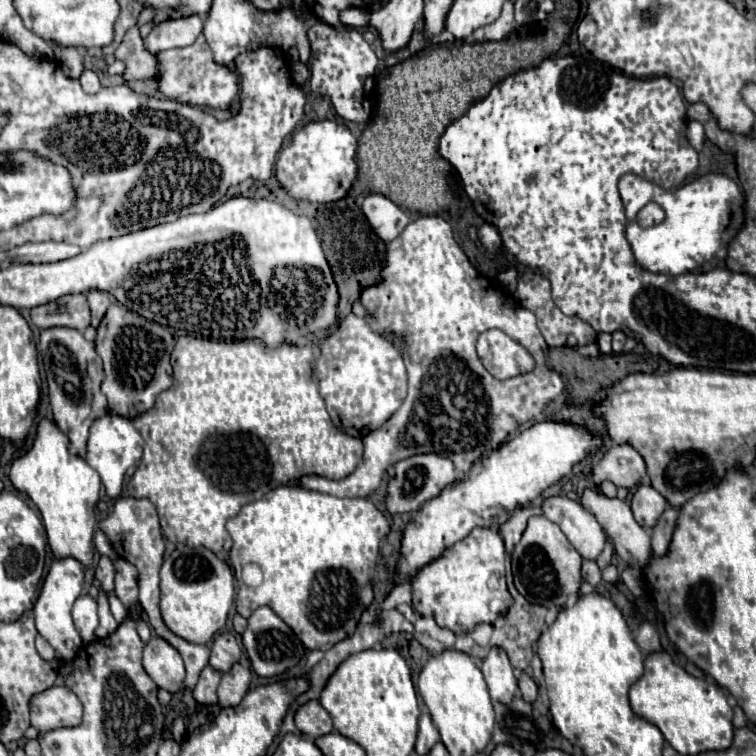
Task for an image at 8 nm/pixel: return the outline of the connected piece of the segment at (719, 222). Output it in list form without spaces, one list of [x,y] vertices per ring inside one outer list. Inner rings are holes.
[[[710,172],[688,184],[678,186],[676,192],[662,190],[660,186],[650,184],[648,180],[638,178],[634,174],[624,174],[618,186],[628,218],[626,238],[632,246],[638,264],[650,272],[670,276],[690,272],[712,260],[716,252],[728,246],[744,226],[744,196],[738,184],[726,174]],[[648,202],[666,206],[666,218],[658,226],[640,228],[636,224],[636,214]]]

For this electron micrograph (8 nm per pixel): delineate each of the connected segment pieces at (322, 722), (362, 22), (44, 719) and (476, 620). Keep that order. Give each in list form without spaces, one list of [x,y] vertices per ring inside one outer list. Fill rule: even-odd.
[[[310,700],[302,704],[294,714],[294,724],[302,734],[306,734],[312,740],[330,734],[334,730],[330,714],[320,706],[318,700]]]
[[[350,8],[350,10],[344,10],[340,14],[342,18],[342,24],[344,26],[354,26],[354,28],[362,28],[368,24],[370,20],[370,14],[366,10],[358,10],[358,8]]]
[[[52,686],[30,700],[30,722],[36,730],[48,732],[82,722],[82,704],[66,686]]]
[[[474,528],[464,540],[456,542],[452,548],[444,552],[444,556],[428,562],[414,578],[412,578],[412,606],[420,616],[432,616],[438,626],[450,628],[454,634],[460,632],[472,632],[478,624],[492,624],[498,616],[506,614],[506,610],[512,606],[512,596],[506,588],[504,578],[504,540],[498,530],[494,528]]]

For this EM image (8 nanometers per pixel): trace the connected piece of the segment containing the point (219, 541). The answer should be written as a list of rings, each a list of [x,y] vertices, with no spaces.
[[[180,336],[176,342],[176,348],[172,352],[172,368],[174,368],[174,386],[170,390],[164,390],[158,394],[156,404],[152,410],[140,414],[138,418],[132,420],[134,428],[144,436],[146,446],[152,452],[152,458],[144,458],[142,464],[138,466],[136,474],[130,478],[128,482],[128,494],[134,498],[148,498],[160,516],[160,526],[166,534],[168,540],[176,540],[188,546],[204,546],[212,552],[216,552],[216,556],[220,556],[222,560],[228,560],[228,552],[232,548],[232,538],[226,530],[226,522],[228,518],[236,516],[240,512],[240,508],[244,504],[250,504],[258,498],[262,498],[266,492],[296,482],[300,476],[306,474],[320,474],[324,478],[346,478],[348,474],[354,472],[354,468],[358,466],[364,446],[360,438],[352,438],[344,432],[340,432],[324,406],[322,396],[318,394],[318,382],[314,378],[314,352],[310,346],[294,346],[294,344],[280,344],[278,348],[268,348],[264,342],[260,340],[234,340],[234,342],[212,342],[212,340],[204,340],[204,338],[192,338],[192,336]]]

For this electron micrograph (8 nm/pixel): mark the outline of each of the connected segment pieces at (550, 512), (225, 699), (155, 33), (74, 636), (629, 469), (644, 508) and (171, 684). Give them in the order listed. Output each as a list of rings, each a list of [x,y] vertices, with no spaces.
[[[550,496],[542,502],[542,512],[548,520],[558,524],[570,544],[586,558],[596,560],[606,544],[606,536],[596,518],[586,512],[580,502],[566,496]]]
[[[234,664],[228,672],[222,674],[222,682],[218,688],[218,698],[222,708],[232,708],[242,702],[246,692],[250,690],[250,680],[252,672],[240,664]]]
[[[184,16],[178,20],[166,20],[166,22],[158,24],[144,38],[144,46],[152,54],[156,54],[160,50],[168,50],[168,48],[190,46],[200,32],[202,32],[202,20],[198,16]]]
[[[72,556],[60,558],[60,560],[54,558],[54,562],[50,564],[48,574],[44,578],[44,584],[42,584],[42,590],[38,594],[38,600],[34,604],[36,630],[52,644],[52,648],[58,654],[58,658],[62,658],[62,660],[72,660],[76,656],[76,652],[80,650],[80,646],[82,646],[82,638],[80,638],[80,634],[76,632],[76,628],[72,624],[70,610],[72,610],[74,600],[82,592],[84,576],[86,576],[84,568],[82,568],[82,564],[76,558],[72,558]]]
[[[614,444],[610,446],[602,460],[594,466],[594,482],[600,486],[600,482],[604,480],[610,480],[614,482],[616,486],[622,486],[622,488],[632,488],[636,486],[642,478],[646,476],[646,464],[644,464],[644,458],[630,446],[630,444]]]
[[[638,486],[630,506],[632,506],[636,522],[644,528],[652,528],[658,522],[660,514],[664,512],[666,500],[652,486]]]
[[[152,636],[144,646],[144,670],[158,684],[158,688],[168,690],[170,694],[182,688],[186,674],[178,650],[160,636]]]

